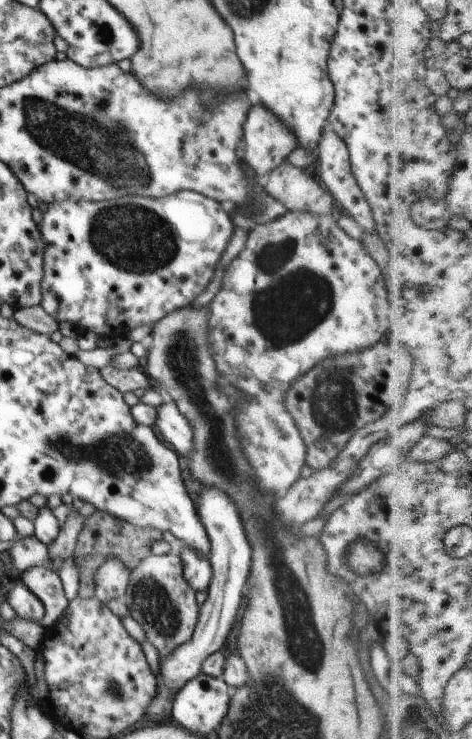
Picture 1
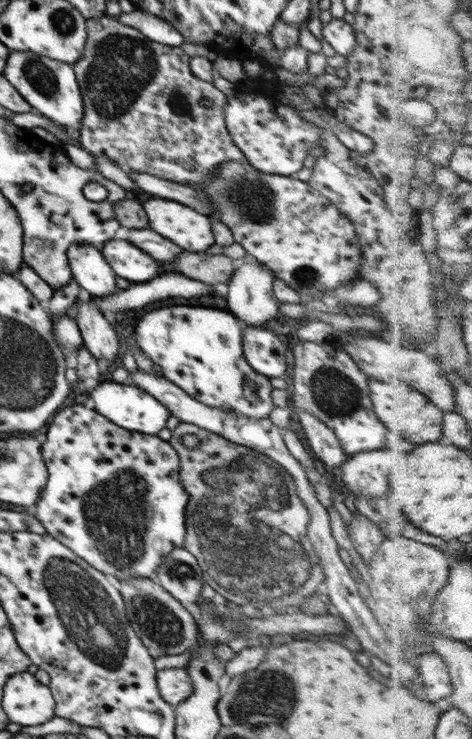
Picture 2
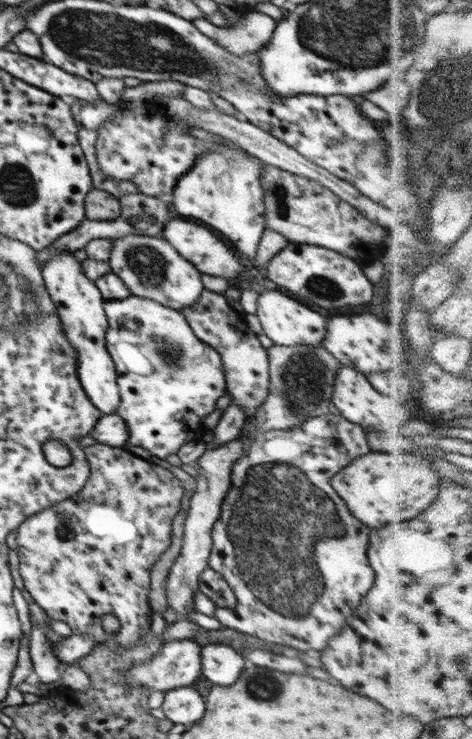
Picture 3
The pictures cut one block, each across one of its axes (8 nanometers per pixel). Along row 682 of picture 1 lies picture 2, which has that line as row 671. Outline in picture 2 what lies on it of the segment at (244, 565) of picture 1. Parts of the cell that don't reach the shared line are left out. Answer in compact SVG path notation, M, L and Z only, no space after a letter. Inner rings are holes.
M185 667L159 670L155 677L160 696L173 706L180 704L194 692Z

